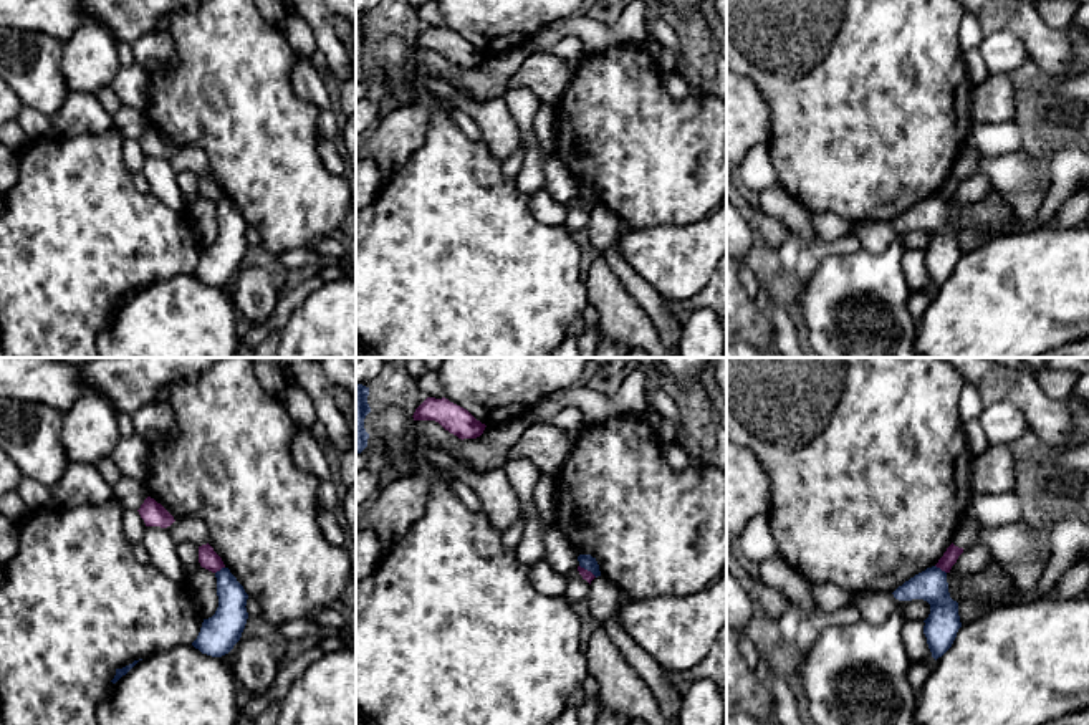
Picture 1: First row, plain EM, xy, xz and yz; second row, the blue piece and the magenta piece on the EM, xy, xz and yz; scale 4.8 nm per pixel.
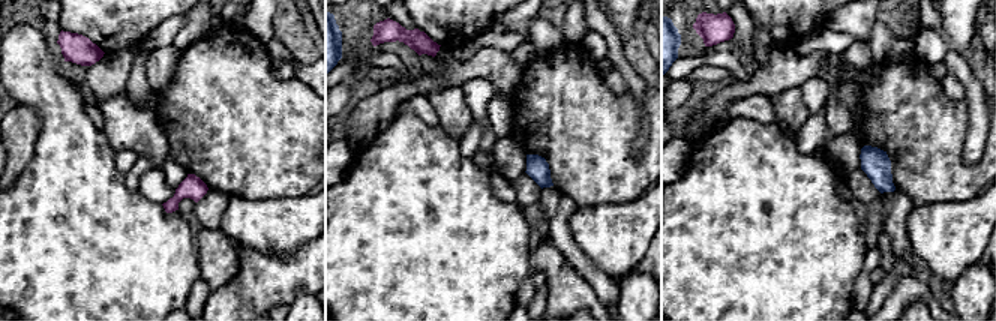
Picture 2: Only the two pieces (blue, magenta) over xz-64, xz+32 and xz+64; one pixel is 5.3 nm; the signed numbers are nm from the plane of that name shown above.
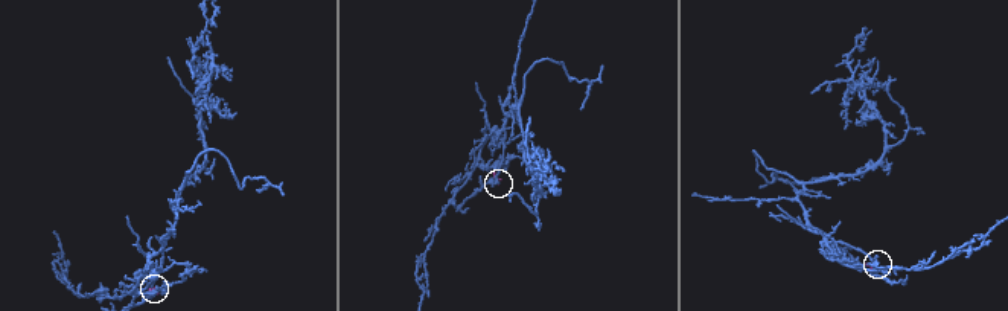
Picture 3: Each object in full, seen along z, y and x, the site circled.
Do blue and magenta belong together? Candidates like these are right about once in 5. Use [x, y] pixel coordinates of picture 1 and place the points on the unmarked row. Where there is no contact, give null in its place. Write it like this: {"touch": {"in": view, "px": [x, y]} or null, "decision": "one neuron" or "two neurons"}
{"touch": {"in": "yz", "px": [939, 197]}, "decision": "two neurons"}

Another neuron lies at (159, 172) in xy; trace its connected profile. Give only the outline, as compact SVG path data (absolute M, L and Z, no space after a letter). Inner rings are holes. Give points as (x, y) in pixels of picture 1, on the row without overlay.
M147 156L142 166L142 174L151 185L151 194L162 200L169 209L187 215L189 205L179 187L177 172L169 157Z

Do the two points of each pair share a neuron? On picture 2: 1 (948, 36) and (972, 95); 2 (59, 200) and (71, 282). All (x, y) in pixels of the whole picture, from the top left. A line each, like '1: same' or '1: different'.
1: different
2: same

